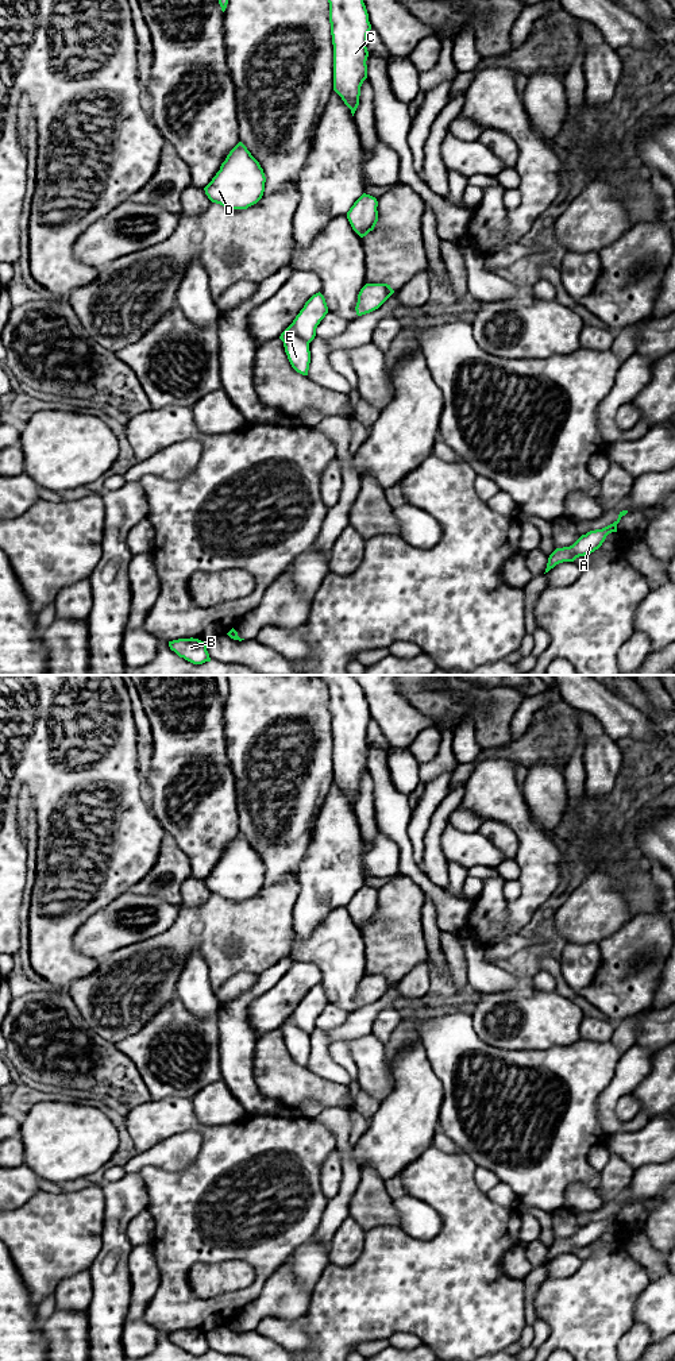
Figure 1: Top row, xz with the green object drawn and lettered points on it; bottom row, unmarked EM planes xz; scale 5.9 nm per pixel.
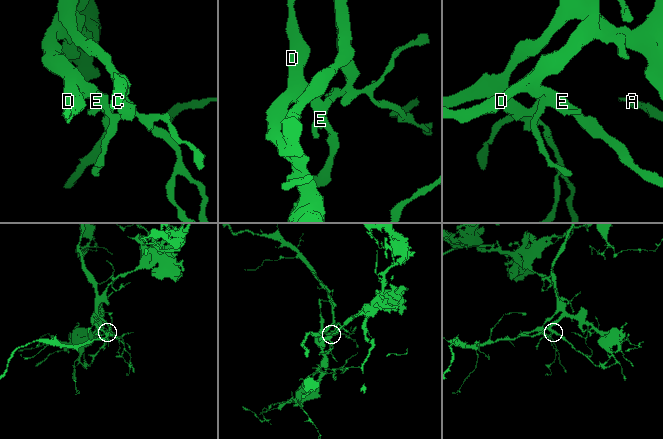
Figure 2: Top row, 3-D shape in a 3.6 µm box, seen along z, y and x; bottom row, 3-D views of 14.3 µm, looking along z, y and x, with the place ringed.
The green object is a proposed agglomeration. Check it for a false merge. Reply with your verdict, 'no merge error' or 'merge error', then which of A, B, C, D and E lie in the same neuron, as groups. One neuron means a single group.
merge error; groups A B C / D E

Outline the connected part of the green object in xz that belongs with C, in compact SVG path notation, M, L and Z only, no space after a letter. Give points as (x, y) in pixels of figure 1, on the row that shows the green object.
M328 0L333 45L333 90L354 116L360 86L367 78L366 47L371 30L363 0Z

